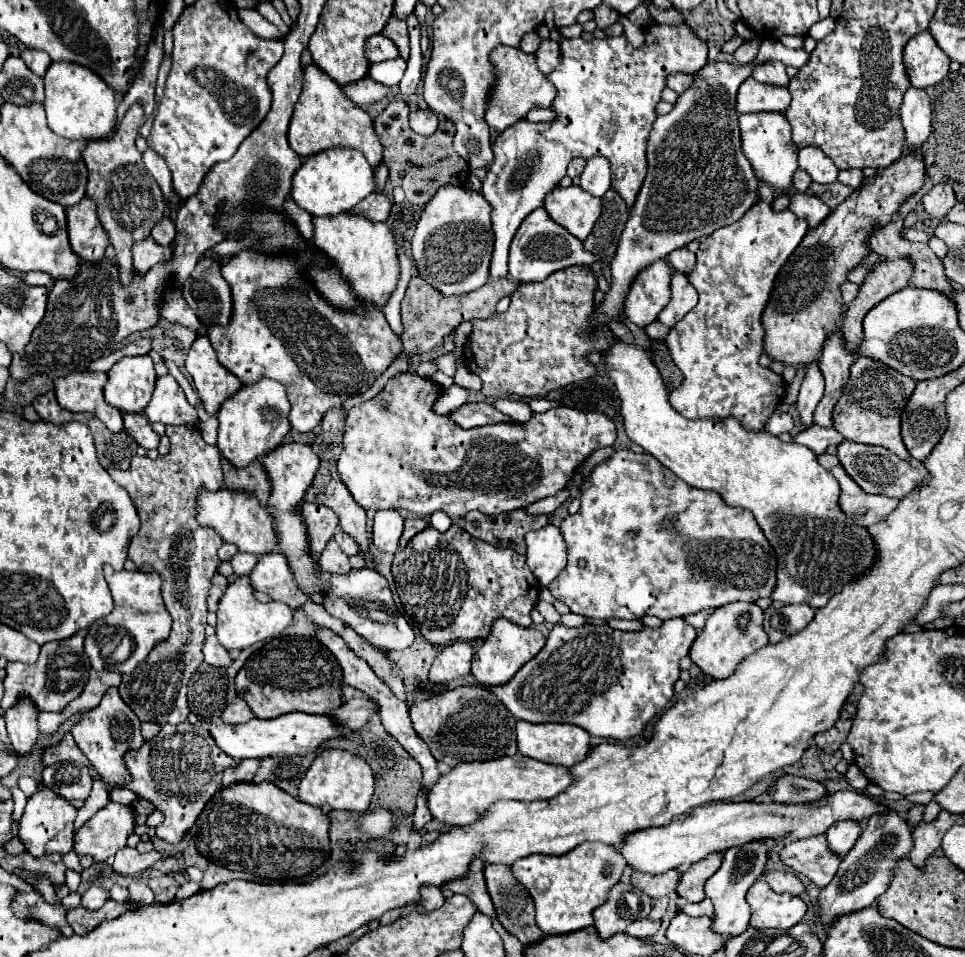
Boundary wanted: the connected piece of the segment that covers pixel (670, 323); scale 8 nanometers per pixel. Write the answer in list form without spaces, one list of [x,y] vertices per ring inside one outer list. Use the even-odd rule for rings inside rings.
[[[676,271],[672,275],[672,299],[660,311],[658,321],[666,327],[674,327],[688,311],[692,311],[698,303],[698,291],[688,283],[684,273]]]

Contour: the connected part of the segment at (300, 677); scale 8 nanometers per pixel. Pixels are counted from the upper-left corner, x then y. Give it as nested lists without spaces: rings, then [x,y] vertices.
[[[290,635],[290,637],[278,637],[272,641],[266,641],[248,657],[244,667],[236,675],[238,695],[246,699],[246,703],[252,707],[252,713],[258,719],[274,719],[278,715],[286,715],[294,711],[310,713],[310,715],[324,715],[342,705],[340,687],[342,687],[340,665],[332,657],[332,653],[328,653],[328,649],[324,649],[324,645],[320,645],[320,641],[316,641],[314,637]]]

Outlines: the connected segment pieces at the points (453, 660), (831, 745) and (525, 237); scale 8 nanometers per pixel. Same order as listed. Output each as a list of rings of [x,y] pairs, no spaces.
[[[456,641],[446,645],[434,659],[430,667],[430,681],[432,683],[448,683],[458,681],[470,673],[474,649],[468,641]]]
[[[856,683],[854,689],[852,689],[852,693],[850,693],[850,697],[848,697],[848,701],[844,703],[844,709],[840,711],[840,717],[838,717],[836,725],[834,725],[832,729],[828,729],[828,731],[824,731],[824,733],[818,733],[818,735],[814,737],[816,745],[818,745],[822,751],[834,753],[834,751],[838,751],[840,745],[846,741],[848,731],[850,731],[850,725],[852,725],[852,719],[854,719],[854,713],[856,713],[856,699],[862,695],[862,691],[864,691],[864,687],[862,687],[860,683]]]
[[[540,207],[538,211],[532,211],[520,225],[520,229],[516,231],[512,245],[510,245],[510,257],[508,257],[508,275],[514,281],[520,283],[528,283],[528,281],[544,281],[548,275],[552,275],[554,271],[572,267],[572,265],[594,265],[600,263],[600,257],[596,257],[594,253],[588,253],[582,245],[580,239],[572,237],[564,227],[556,225],[548,213],[544,213],[544,209]]]

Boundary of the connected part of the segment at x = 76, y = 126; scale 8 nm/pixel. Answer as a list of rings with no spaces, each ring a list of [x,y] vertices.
[[[52,63],[48,73],[44,75],[46,85],[46,119],[48,127],[70,141],[84,139],[84,141],[96,141],[96,139],[110,139],[114,135],[116,125],[116,97],[114,93],[100,81],[90,69],[84,69],[80,65],[72,63]]]

